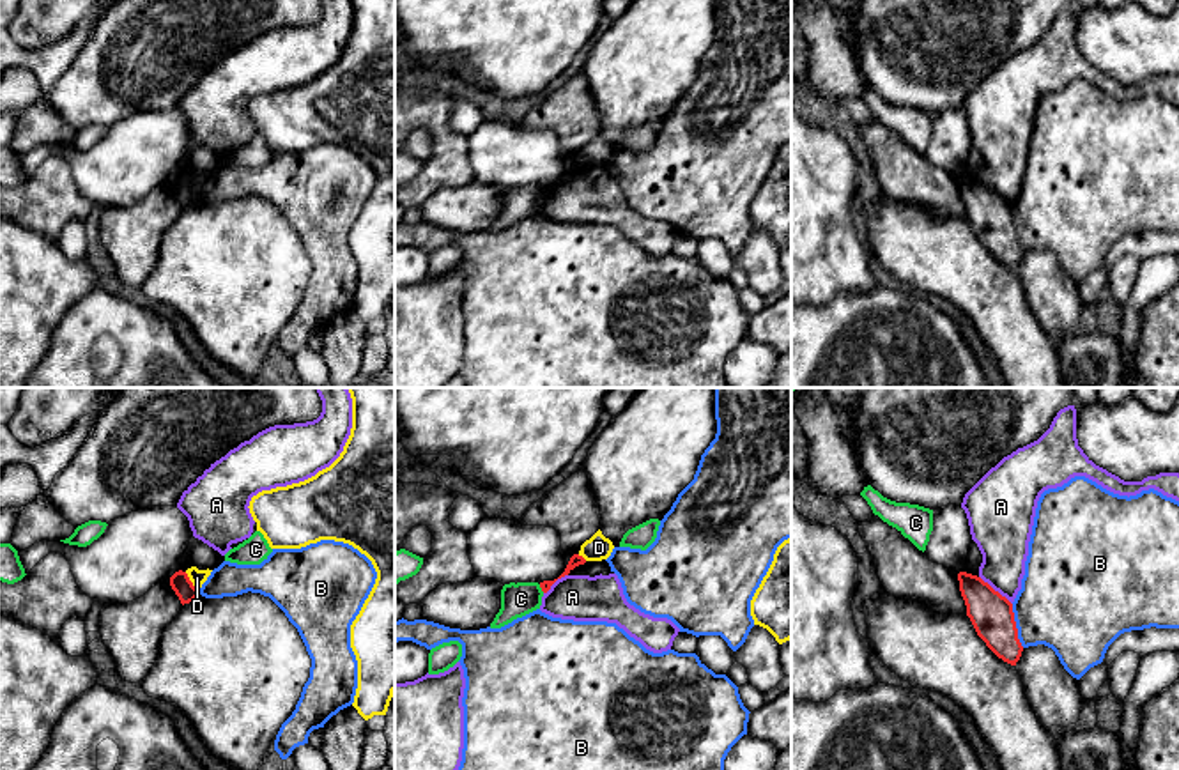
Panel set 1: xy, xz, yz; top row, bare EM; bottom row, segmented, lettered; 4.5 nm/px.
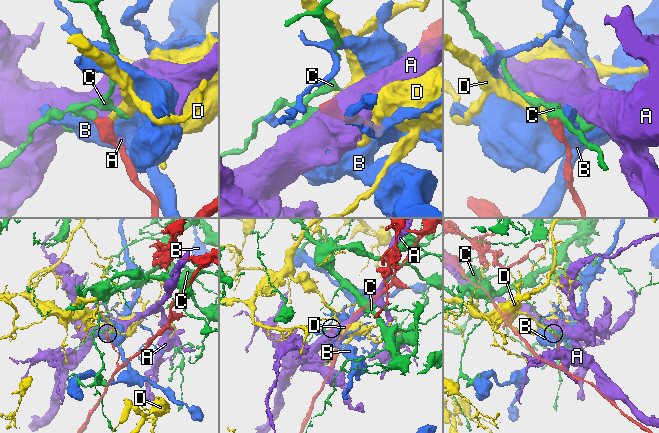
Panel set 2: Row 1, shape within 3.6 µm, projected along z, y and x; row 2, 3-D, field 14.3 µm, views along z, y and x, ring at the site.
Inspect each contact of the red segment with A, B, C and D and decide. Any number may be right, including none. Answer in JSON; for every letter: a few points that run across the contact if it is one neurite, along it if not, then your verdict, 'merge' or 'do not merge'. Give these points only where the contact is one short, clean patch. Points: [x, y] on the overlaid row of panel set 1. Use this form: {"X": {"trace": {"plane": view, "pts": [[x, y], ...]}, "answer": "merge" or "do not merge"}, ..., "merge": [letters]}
{"A": {"answer": "do not merge"}, "B": {"answer": "do not merge"}, "C": {"answer": "do not merge"}, "D": {"trace": {"plane": "xy", "pts": [[184, 572], [197, 590]]}, "answer": "do not merge"}, "merge": []}

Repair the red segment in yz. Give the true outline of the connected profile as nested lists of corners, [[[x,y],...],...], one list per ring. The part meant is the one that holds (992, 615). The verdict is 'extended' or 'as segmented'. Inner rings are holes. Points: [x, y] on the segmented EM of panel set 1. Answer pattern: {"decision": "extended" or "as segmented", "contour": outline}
{"decision": "as segmented", "contour": [[[959,572],[959,591],[977,635],[1004,662],[1016,666],[1023,646],[1018,639],[1013,604],[981,577]]]}

